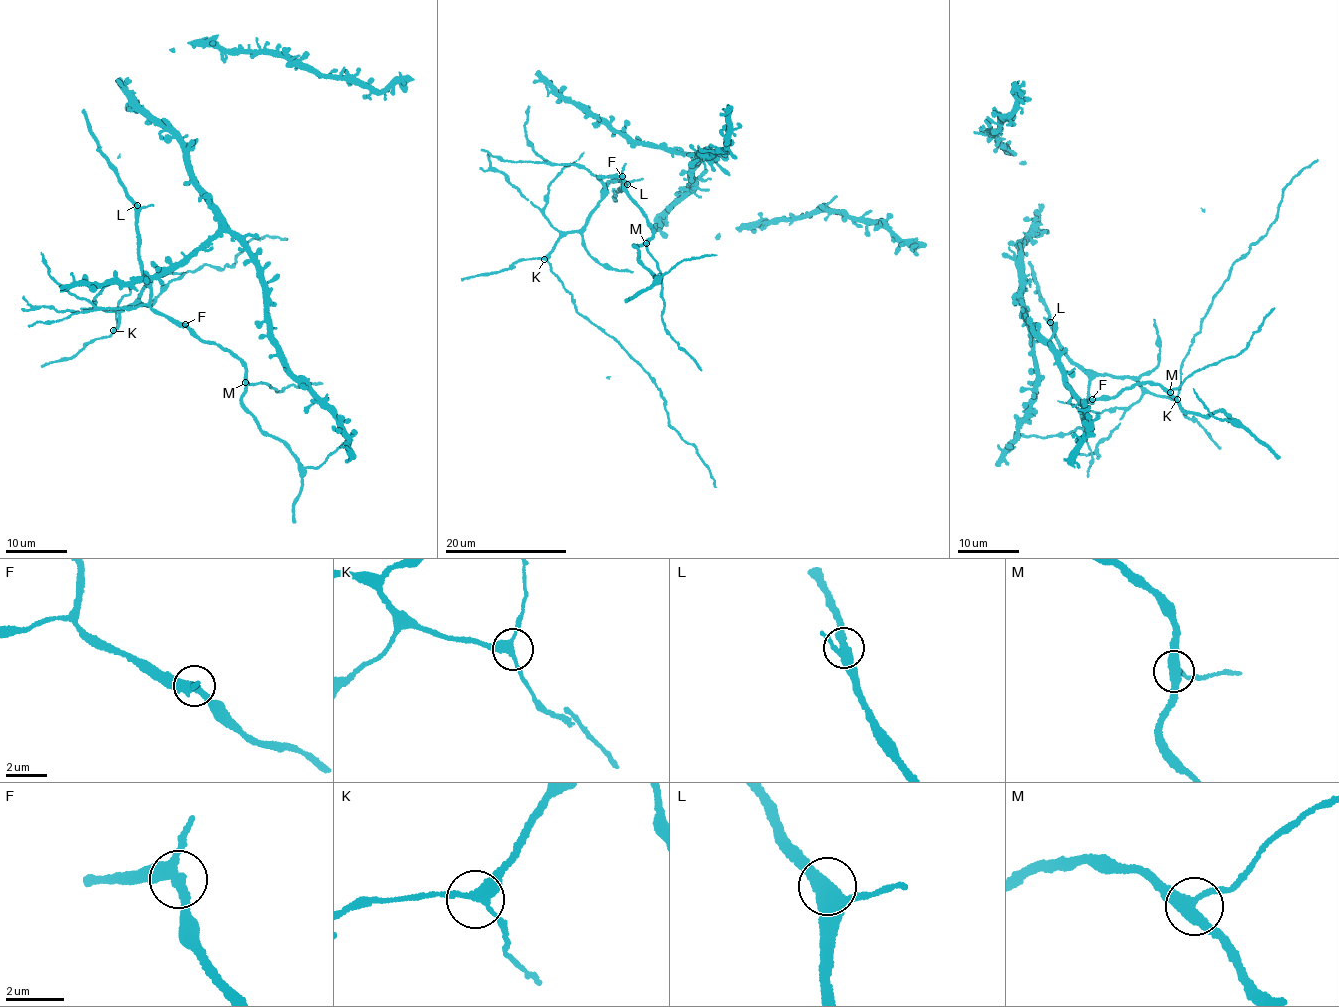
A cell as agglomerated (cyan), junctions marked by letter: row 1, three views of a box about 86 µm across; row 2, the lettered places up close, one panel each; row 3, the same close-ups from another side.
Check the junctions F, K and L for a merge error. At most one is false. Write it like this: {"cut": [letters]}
{"cut": []}

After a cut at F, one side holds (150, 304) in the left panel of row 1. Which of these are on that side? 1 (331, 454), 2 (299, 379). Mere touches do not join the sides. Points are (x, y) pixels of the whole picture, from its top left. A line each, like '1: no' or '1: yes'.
1: no
2: yes

